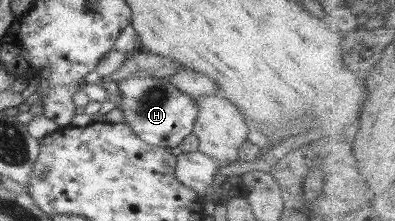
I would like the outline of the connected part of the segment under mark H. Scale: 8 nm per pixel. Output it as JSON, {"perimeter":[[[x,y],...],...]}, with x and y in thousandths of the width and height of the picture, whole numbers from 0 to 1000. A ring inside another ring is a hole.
{"perimeter":[[[332,348],[296,380],[316,561],[367,647],[392,665],[448,665],[486,597],[496,480],[473,430],[443,403],[425,362]]]}

